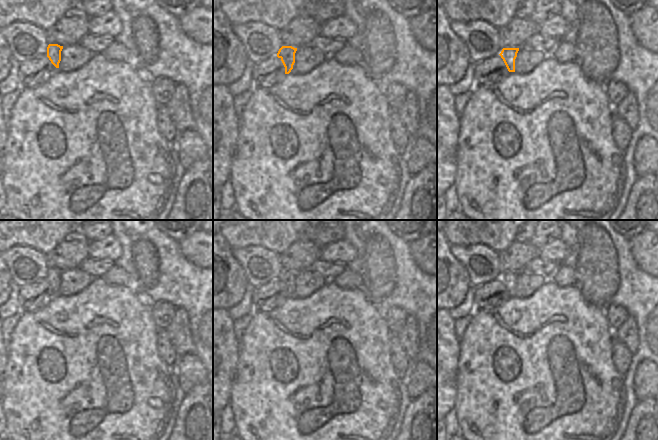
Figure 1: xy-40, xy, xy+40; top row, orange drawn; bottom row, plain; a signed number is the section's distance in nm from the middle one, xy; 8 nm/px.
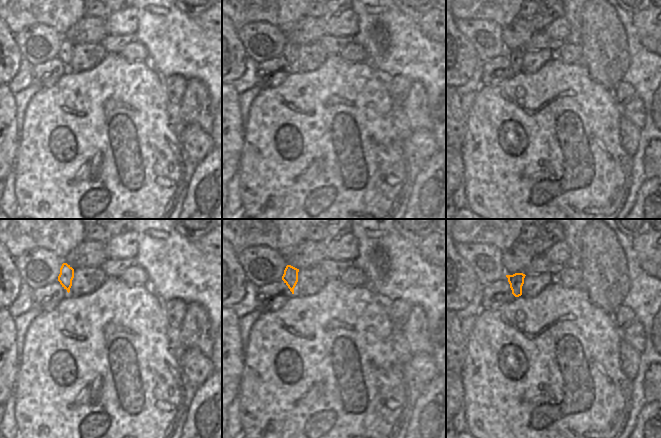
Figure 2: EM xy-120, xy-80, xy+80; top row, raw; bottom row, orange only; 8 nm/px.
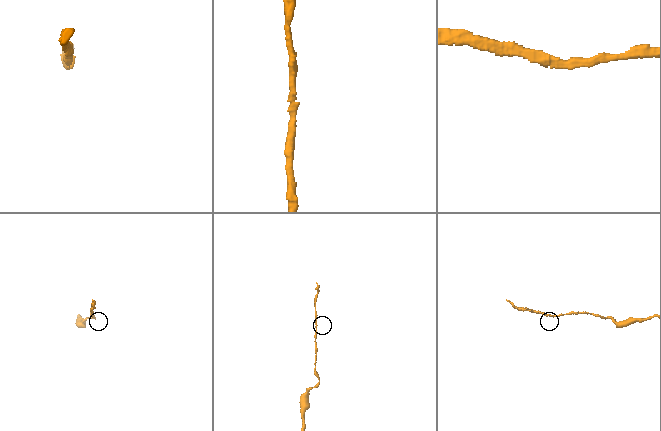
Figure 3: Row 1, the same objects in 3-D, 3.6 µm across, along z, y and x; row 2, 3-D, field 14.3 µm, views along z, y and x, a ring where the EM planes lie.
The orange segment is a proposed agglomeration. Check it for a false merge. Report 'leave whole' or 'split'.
leave whole

